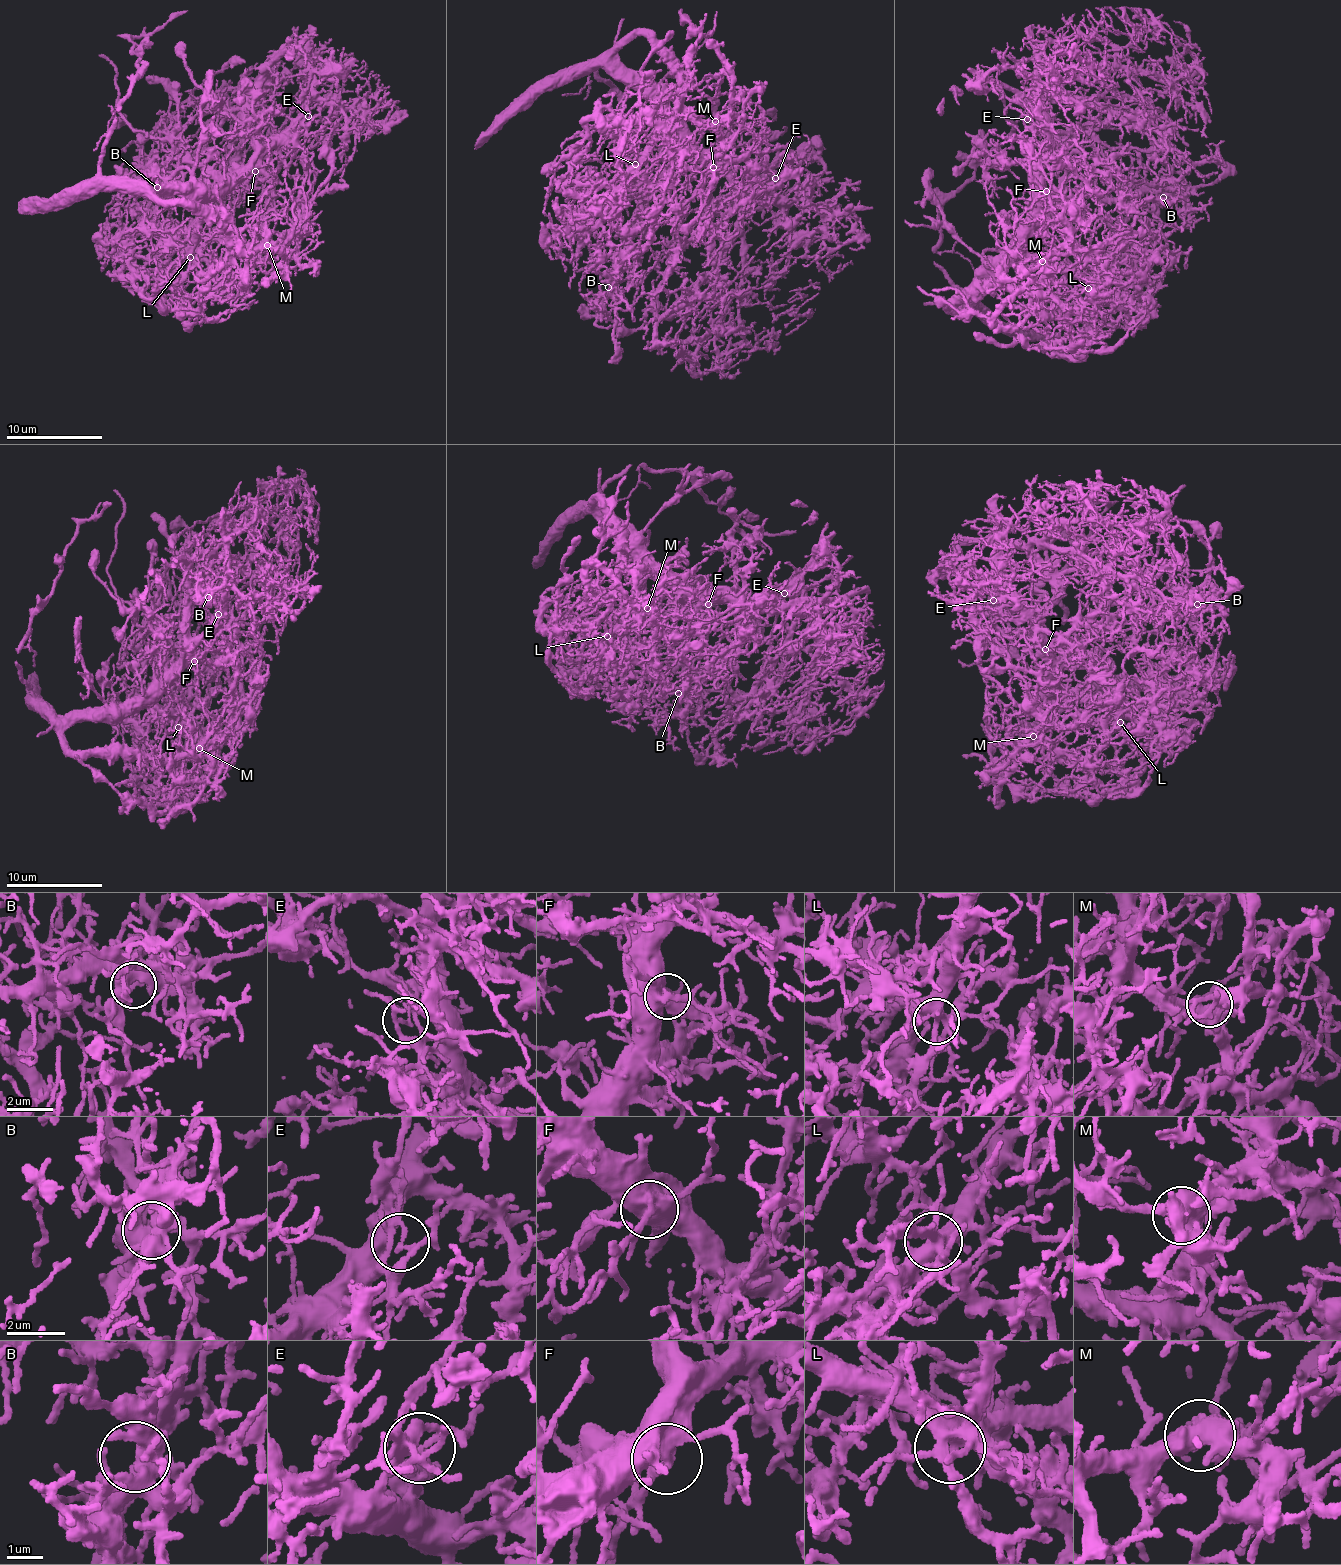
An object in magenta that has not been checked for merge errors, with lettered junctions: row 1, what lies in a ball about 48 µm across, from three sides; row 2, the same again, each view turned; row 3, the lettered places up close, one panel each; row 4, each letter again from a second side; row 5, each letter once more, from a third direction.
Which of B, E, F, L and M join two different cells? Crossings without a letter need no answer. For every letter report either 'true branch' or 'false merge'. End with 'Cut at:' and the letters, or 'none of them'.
B: true branch
E: true branch
F: true branch
L: true branch
M: true branch
Cut at: none of them

